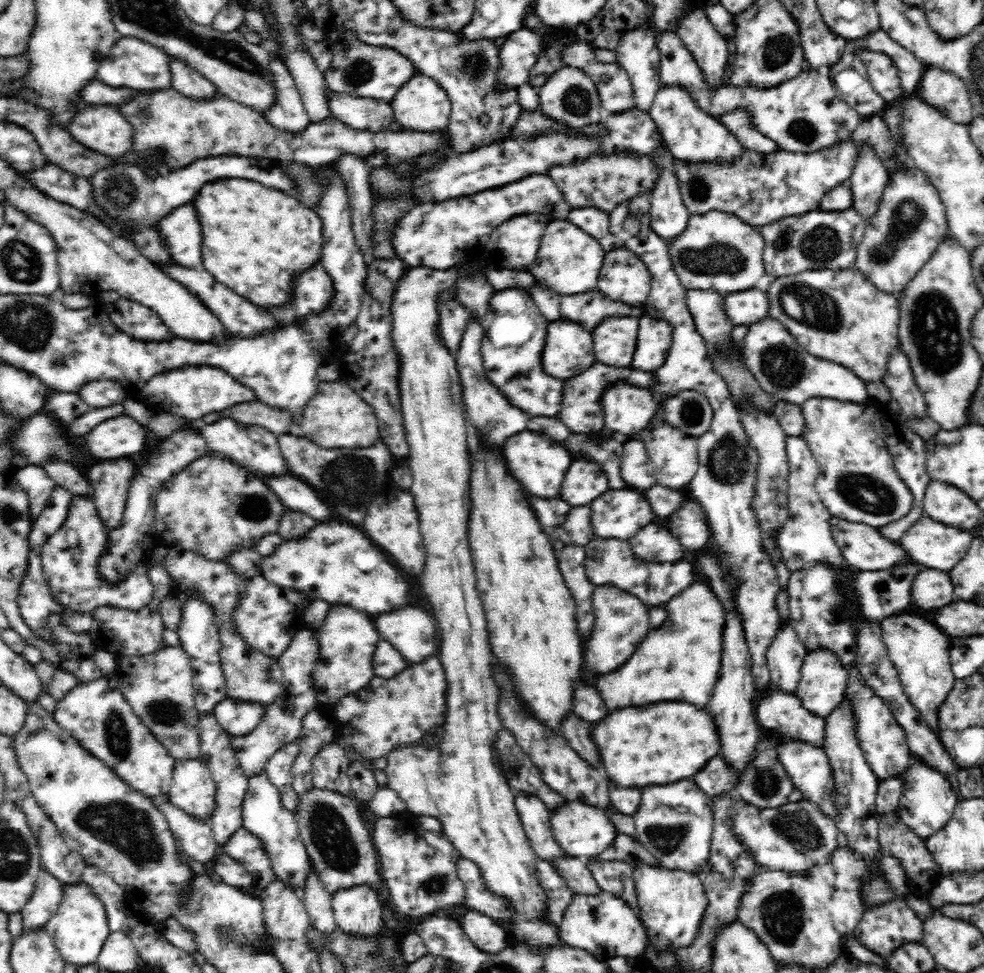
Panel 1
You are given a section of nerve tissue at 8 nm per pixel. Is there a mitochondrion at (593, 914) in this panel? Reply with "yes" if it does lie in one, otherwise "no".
yes

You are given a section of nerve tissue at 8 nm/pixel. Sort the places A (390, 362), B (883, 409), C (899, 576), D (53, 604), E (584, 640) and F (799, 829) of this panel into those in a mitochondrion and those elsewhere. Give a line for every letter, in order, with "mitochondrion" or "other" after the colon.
A: mitochondrion
B: other
C: other
D: other
E: other
F: mitochondrion

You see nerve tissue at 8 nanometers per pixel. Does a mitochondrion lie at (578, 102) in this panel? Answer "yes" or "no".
yes

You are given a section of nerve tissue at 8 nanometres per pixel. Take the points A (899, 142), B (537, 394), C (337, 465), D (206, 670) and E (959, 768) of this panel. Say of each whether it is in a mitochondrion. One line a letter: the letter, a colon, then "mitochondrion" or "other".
A: other
B: mitochondrion
C: mitochondrion
D: other
E: other

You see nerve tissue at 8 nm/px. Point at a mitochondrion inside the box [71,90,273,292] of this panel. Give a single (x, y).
(123, 192)

